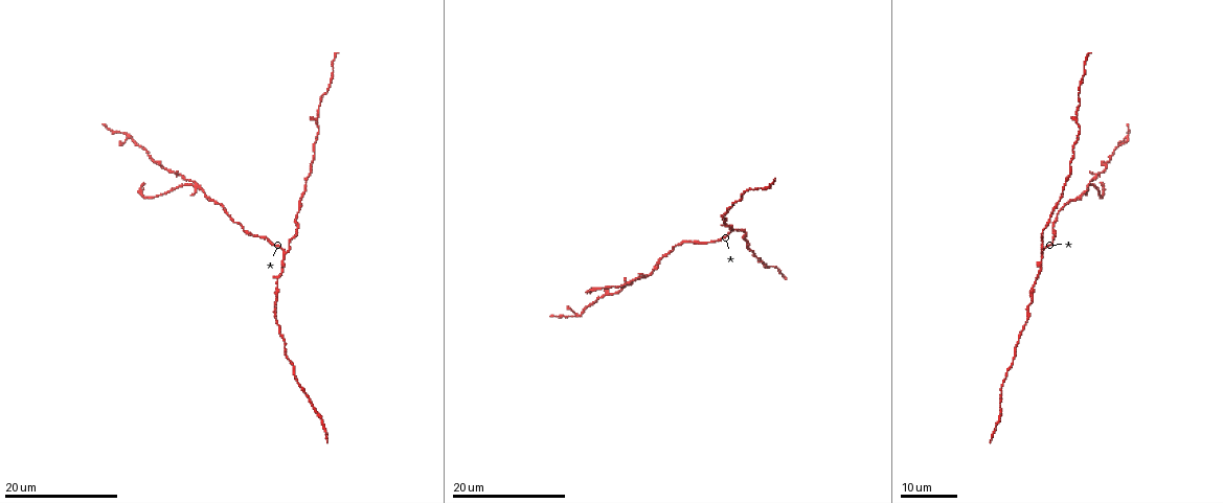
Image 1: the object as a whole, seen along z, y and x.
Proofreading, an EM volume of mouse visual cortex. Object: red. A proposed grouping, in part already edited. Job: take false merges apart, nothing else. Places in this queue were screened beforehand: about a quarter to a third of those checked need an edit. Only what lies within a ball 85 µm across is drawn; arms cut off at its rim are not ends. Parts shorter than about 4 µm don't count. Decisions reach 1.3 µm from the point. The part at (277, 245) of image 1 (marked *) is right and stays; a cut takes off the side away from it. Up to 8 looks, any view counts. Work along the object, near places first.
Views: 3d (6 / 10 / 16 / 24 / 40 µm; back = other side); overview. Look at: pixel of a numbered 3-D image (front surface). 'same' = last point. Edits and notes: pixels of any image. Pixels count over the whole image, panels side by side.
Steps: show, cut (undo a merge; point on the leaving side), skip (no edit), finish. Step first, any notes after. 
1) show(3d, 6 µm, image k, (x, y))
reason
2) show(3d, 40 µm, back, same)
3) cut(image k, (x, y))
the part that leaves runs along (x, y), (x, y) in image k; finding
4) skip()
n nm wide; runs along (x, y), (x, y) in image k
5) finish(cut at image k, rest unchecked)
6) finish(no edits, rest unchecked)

show(3d, 16 µm, image 1, (283, 254))

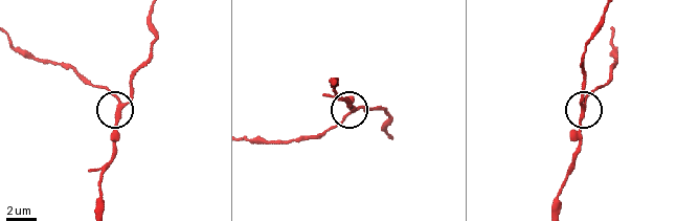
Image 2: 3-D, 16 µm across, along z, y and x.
show(3d, 10 µm, image 2, (119, 107))
closer look

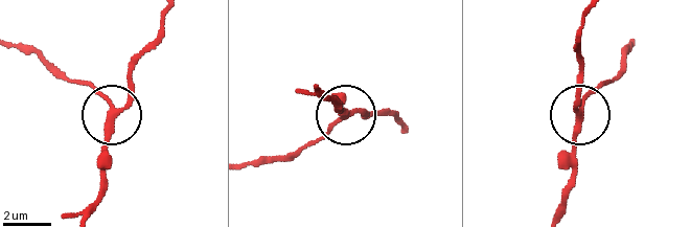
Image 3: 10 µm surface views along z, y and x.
skip()
3 arms; continuous, no second neuron

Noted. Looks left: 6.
show(3d, 16 µm, image 1, (723, 217))
thick turns thin

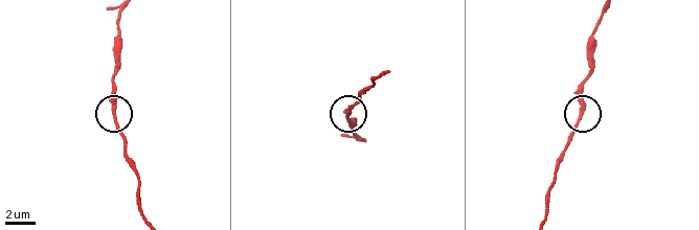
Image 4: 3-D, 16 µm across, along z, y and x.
show(3d, 6 µm, image 4, (114, 114))

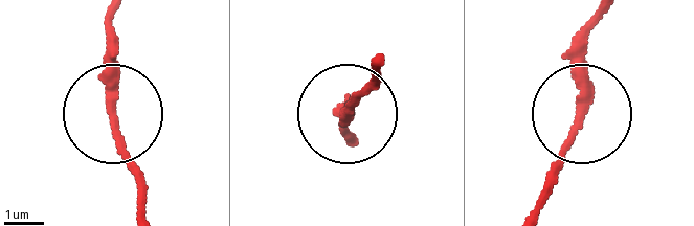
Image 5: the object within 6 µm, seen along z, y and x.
skip()
runs along (594, 15), (584, 35), (584, 115), (547, 191) in image 5; one neuron here

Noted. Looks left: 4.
show(3d, 16 µm, image 1, (311, 172))
thick turns thin

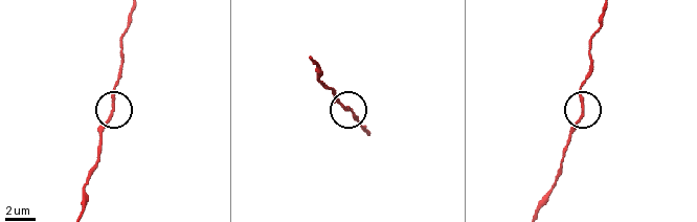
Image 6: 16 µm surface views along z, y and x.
show(3d, 10 µm, image 6, (582, 117))

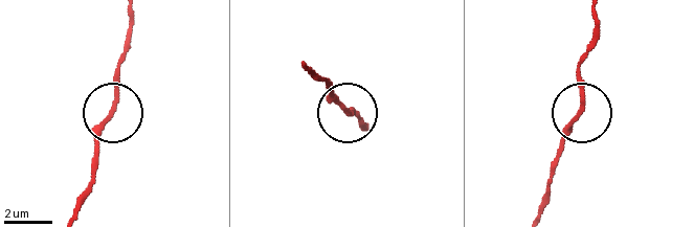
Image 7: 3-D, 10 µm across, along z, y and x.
skip()
runs along (537, 211), (554, 157), (579, 109), (579, 57) in image 7; one neuron here

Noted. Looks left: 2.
show(3d, 24 µm, image 1, (192, 180))
thin arm on a thick one

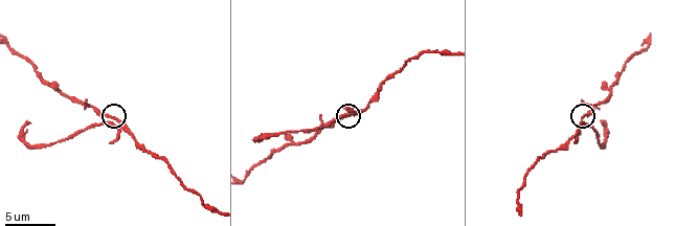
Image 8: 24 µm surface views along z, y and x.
show(3d, 6 µm, image 8, (581, 119))
zoom in

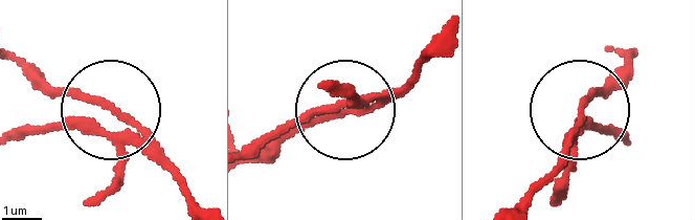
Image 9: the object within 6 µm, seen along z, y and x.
cut(image 9, (108, 189))
3 arms; the part that leaves runs along (132, 141), (16, 131) in image 9; two neurons meet here

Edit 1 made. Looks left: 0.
finish(cut at image 9, rest unchecked)

